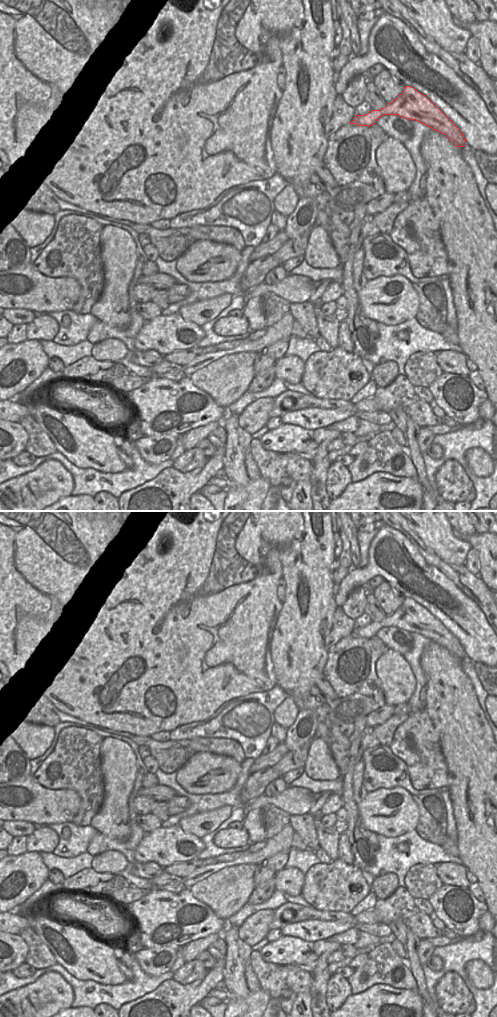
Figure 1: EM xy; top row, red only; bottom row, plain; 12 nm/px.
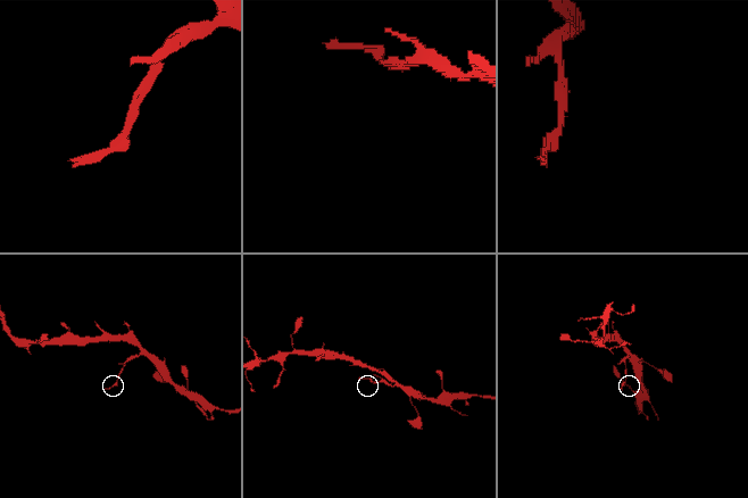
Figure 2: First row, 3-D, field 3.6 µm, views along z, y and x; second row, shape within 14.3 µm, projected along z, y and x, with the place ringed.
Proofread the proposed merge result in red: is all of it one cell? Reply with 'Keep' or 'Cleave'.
Cleave

